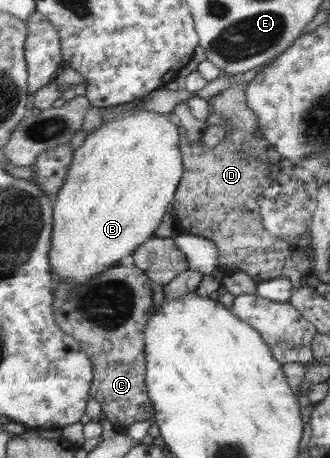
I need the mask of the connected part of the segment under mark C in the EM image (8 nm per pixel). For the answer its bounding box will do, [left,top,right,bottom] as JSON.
[54,263,154,429]

